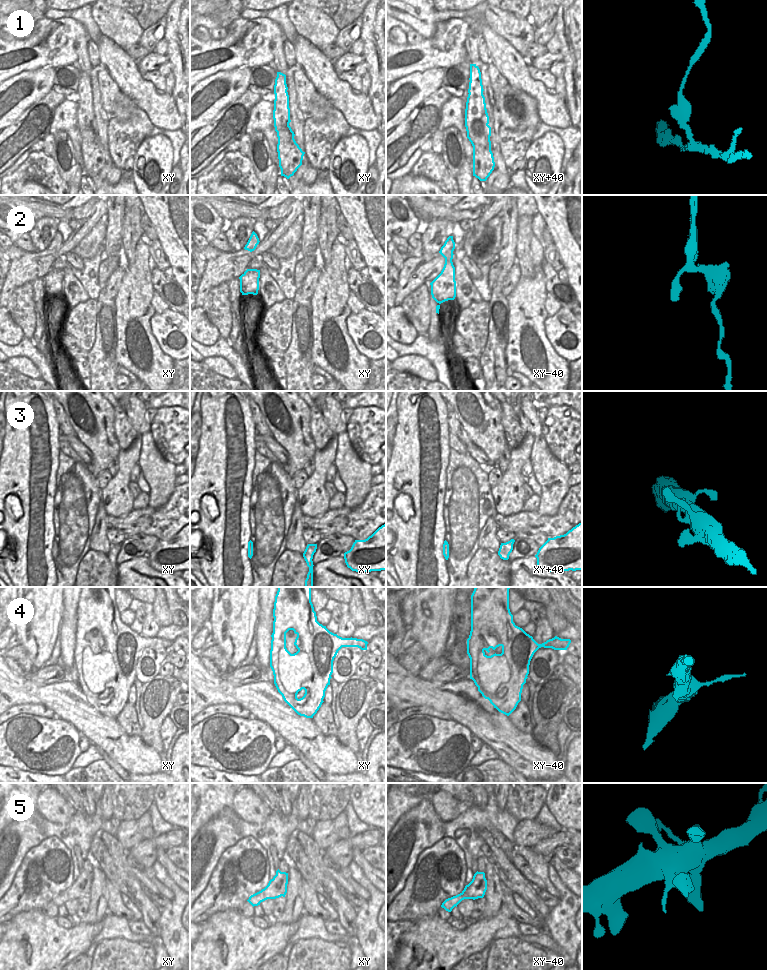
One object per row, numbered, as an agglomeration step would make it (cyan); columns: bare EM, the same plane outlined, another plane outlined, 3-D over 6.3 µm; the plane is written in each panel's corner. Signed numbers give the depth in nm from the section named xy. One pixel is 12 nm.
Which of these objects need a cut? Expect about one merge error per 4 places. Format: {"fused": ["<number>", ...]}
{"fused": ["1"]}

